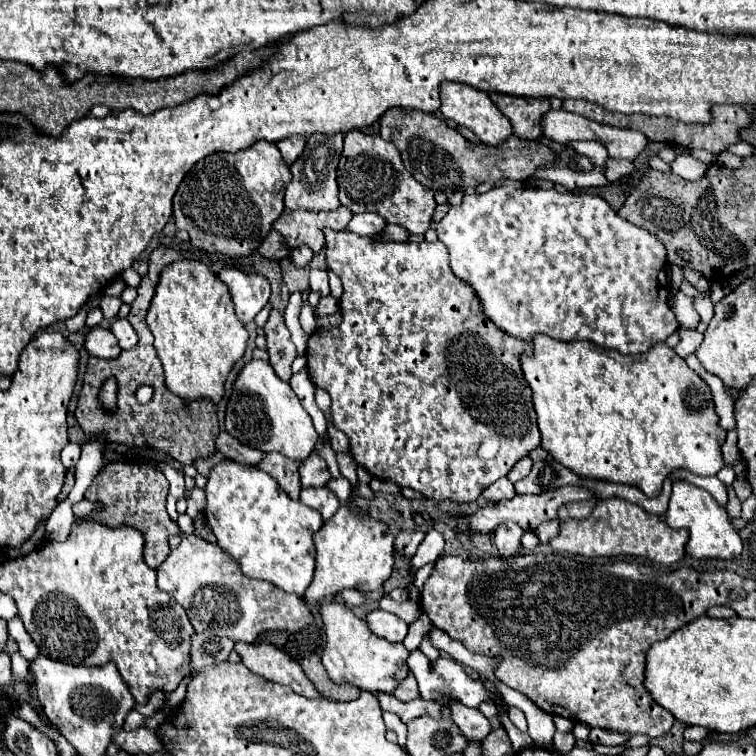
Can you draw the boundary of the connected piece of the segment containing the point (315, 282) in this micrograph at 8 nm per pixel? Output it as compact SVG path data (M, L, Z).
M311 269L311 291L319 293L321 297L329 295L329 283L327 283L327 271Z

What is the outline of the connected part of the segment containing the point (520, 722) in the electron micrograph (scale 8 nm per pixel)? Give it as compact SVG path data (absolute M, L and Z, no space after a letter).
M509 707L509 721L519 729L519 731L527 731L527 721L525 721L525 713L517 707Z

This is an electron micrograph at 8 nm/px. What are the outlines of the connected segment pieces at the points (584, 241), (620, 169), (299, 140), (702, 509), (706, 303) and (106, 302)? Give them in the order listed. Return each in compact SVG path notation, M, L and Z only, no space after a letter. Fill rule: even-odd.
M509 185L493 187L487 193L467 193L461 201L461 205L451 207L447 215L435 225L437 239L449 249L449 265L451 271L455 273L457 279L467 283L479 303L483 315L487 315L489 321L493 321L501 331L507 331L507 335L523 341L533 341L535 335L543 333L549 335L557 341L591 341L603 349L619 351L621 355L637 355L647 349L651 349L655 343L665 341L673 331L679 329L679 323L675 319L675 313L671 311L669 297L671 297L671 287L669 287L669 277L667 277L667 249L655 235L649 231L623 221L605 199L593 197L587 193L557 193L555 189L533 189L533 187L523 187L523 189L513 189Z
M609 159L607 161L607 179L609 181L617 181L625 175L633 173L633 161L619 161L619 159Z
M291 135L291 137L277 143L277 149L281 151L281 157L287 165L291 165L303 153L303 147L305 147L305 137L303 135Z
M677 481L675 483L673 495L671 495L671 501L669 501L669 509L665 513L665 521L673 529L687 529L691 533L691 539L687 541L687 547L685 547L685 551L691 557L697 557L697 559L707 559L707 557L737 559L743 551L741 537L735 531L735 527L731 527L725 507L721 507L713 499L711 493L691 485L687 481Z
M709 295L695 297L695 309L701 315L701 321L703 323L709 323L711 321L711 317L713 317L713 301L711 301Z
M103 295L101 301L99 301L99 307L103 311L103 317L107 321L111 321L111 319L117 317L117 311L121 307L121 299L119 297L113 297L113 295Z

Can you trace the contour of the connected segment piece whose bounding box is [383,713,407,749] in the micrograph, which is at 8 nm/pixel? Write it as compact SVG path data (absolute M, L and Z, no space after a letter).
M383 713L383 719L385 719L387 729L391 729L391 731L395 731L395 733L397 733L401 749L405 749L405 735L407 735L407 729L405 729L403 721L399 721L399 717L397 717L397 715L393 715L393 713Z

